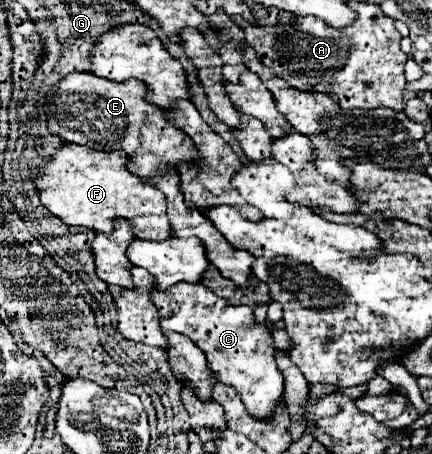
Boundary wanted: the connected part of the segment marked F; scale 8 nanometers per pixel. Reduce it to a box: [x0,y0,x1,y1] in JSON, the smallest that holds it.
[36,144,172,240]

